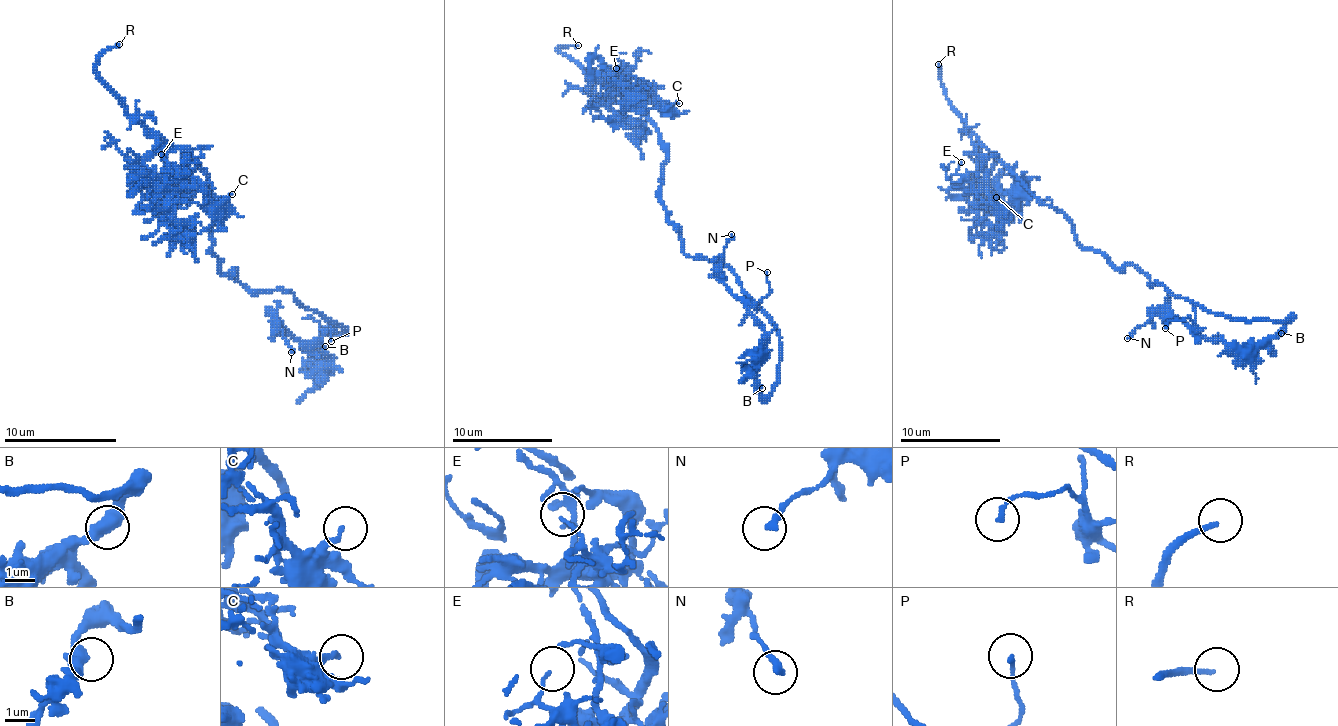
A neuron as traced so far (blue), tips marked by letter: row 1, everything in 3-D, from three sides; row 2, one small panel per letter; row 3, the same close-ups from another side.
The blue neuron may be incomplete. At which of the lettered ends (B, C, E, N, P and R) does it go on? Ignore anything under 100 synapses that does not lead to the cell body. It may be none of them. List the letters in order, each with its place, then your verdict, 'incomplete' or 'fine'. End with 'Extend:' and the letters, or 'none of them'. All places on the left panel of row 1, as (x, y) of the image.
B: place (325, 346); fine
C: place (232, 194); fine
E: place (161, 154); fine
N: place (291, 352); fine
P: place (331, 341); fine
R: place (119, 44); incomplete
Extend: R

